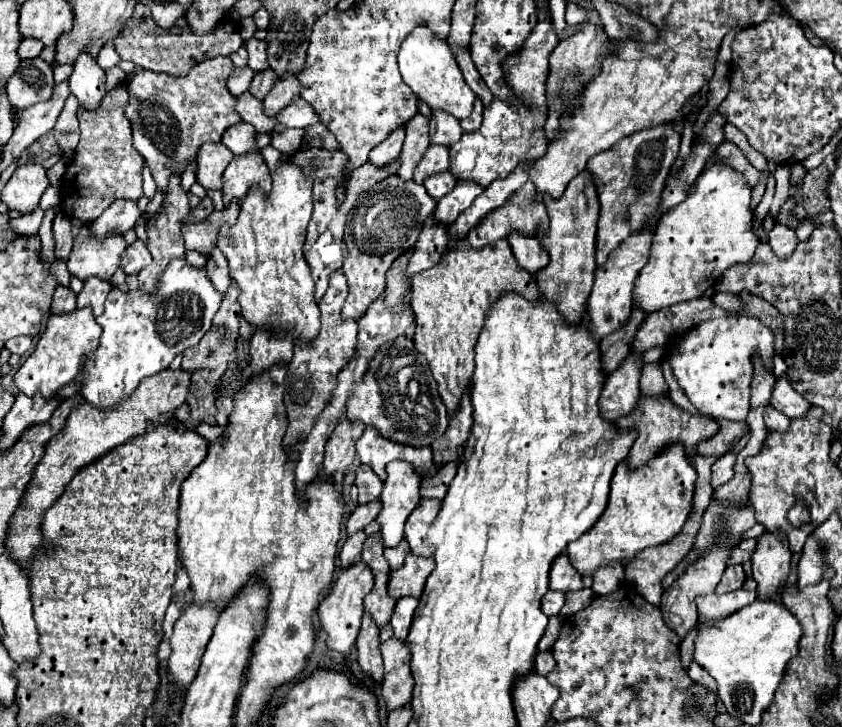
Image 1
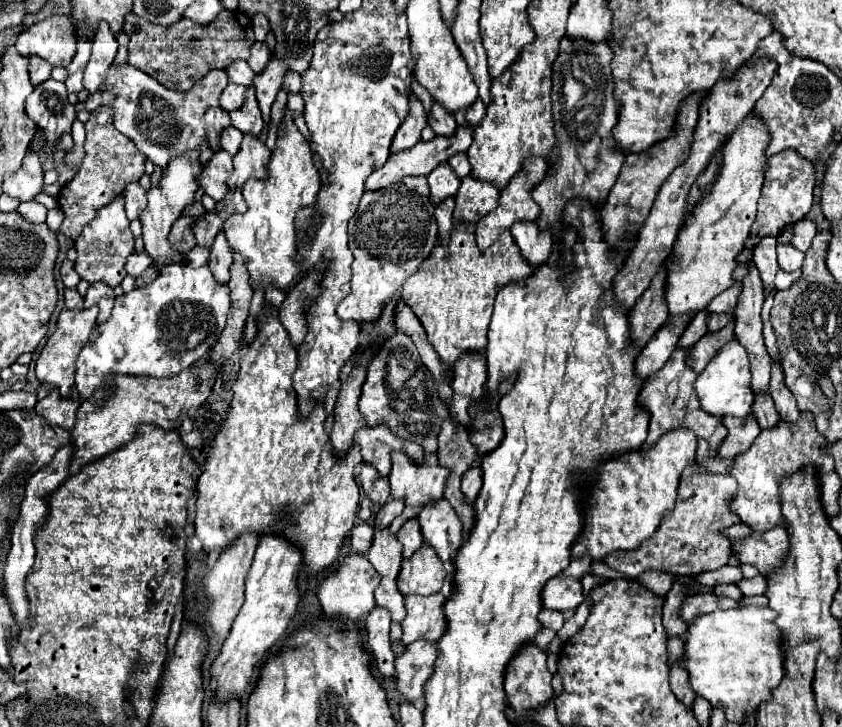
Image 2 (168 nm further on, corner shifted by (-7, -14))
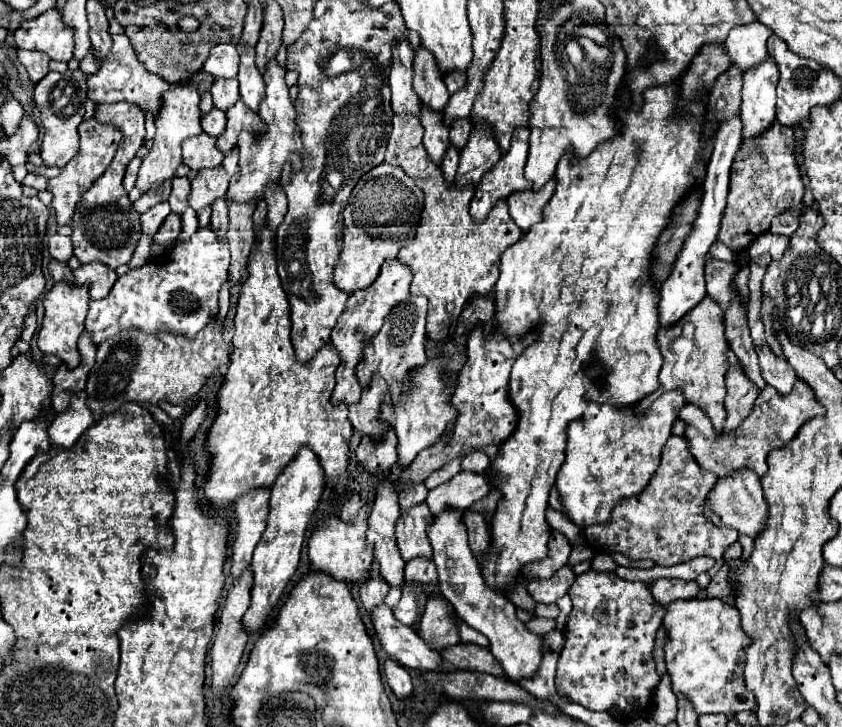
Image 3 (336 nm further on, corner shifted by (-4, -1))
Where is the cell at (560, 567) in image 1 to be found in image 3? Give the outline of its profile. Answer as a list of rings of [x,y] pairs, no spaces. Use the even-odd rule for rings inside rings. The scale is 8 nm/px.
[[[565,564],[551,578],[531,580],[527,584],[527,588],[529,588],[529,594],[533,596],[535,602],[553,604],[553,602],[557,602],[561,596],[565,596],[569,592],[569,586],[573,586],[573,582],[575,582],[575,572],[573,572],[573,568],[569,564]]]

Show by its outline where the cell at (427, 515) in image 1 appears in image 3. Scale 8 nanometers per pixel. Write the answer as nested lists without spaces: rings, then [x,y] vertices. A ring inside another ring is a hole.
[[[459,472],[449,482],[429,490],[427,506],[433,516],[439,516],[445,510],[467,510],[473,502],[489,494],[489,484],[485,474]]]

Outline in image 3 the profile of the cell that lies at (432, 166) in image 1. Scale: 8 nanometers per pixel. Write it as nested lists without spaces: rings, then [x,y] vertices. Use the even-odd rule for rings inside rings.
[[[465,118],[465,120],[457,120],[457,122],[451,126],[451,132],[449,132],[449,134],[451,134],[451,144],[461,150],[463,144],[467,142],[469,134],[471,134],[471,124],[469,124],[469,120],[467,120],[467,118]]]

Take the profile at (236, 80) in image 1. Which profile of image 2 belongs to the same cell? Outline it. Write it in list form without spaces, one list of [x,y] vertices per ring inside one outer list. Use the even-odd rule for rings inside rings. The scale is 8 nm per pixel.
[[[228,83],[228,87],[222,91],[220,95],[220,105],[224,111],[234,111],[236,107],[240,107],[240,103],[244,103],[244,91],[246,87],[244,85],[234,85],[234,83]]]

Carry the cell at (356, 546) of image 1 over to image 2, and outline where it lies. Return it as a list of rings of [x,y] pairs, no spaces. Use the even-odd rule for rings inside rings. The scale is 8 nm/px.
[[[358,523],[352,533],[350,533],[350,543],[352,543],[352,553],[366,553],[368,547],[372,545],[372,535],[374,529],[368,523]]]

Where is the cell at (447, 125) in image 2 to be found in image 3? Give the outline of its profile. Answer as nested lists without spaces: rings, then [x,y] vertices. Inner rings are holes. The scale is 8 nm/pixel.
[[[419,48],[415,52],[413,70],[415,70],[415,76],[413,76],[415,92],[419,94],[419,98],[429,110],[441,112],[447,106],[449,92],[445,88],[445,82],[437,70],[433,56],[425,48]]]

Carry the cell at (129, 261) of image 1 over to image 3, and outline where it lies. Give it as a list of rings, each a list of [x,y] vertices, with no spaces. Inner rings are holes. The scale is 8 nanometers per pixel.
[[[159,202],[157,206],[149,208],[145,214],[141,214],[141,234],[147,234],[147,236],[155,236],[161,222],[165,220],[165,216],[171,212],[169,208],[169,202]]]

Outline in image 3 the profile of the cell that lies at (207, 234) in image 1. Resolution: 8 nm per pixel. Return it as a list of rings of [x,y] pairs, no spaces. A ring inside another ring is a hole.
[[[235,148],[231,154],[225,156],[223,164],[217,170],[199,172],[199,176],[191,182],[191,194],[189,194],[189,206],[195,212],[211,206],[219,198],[225,198],[229,182],[237,174],[237,160],[239,150]]]

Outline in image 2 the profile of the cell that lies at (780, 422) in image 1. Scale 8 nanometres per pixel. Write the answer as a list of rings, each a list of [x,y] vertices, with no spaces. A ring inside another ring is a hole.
[[[758,393],[754,397],[754,403],[752,403],[752,415],[758,419],[760,427],[762,429],[768,429],[768,427],[774,427],[776,421],[780,419],[776,409],[774,409],[774,401],[770,397],[770,393]]]

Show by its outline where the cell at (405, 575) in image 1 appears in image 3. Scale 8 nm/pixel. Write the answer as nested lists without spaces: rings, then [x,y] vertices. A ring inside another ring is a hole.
[[[417,504],[397,520],[397,546],[405,562],[413,558],[431,558],[433,550],[427,538],[427,530],[433,522],[433,514],[427,504]]]

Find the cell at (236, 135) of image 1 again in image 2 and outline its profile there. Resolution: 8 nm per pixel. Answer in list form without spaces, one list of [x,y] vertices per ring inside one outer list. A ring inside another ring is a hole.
[[[226,127],[220,133],[220,147],[230,155],[236,155],[236,151],[240,149],[240,143],[242,143],[242,133],[236,131],[234,127]]]

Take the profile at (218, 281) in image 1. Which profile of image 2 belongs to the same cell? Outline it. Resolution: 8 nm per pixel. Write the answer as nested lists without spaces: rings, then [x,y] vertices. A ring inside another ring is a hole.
[[[220,231],[220,235],[216,235],[212,247],[210,247],[210,271],[216,275],[216,279],[220,281],[228,281],[230,275],[230,265],[232,265],[232,249],[226,241],[224,231]]]

